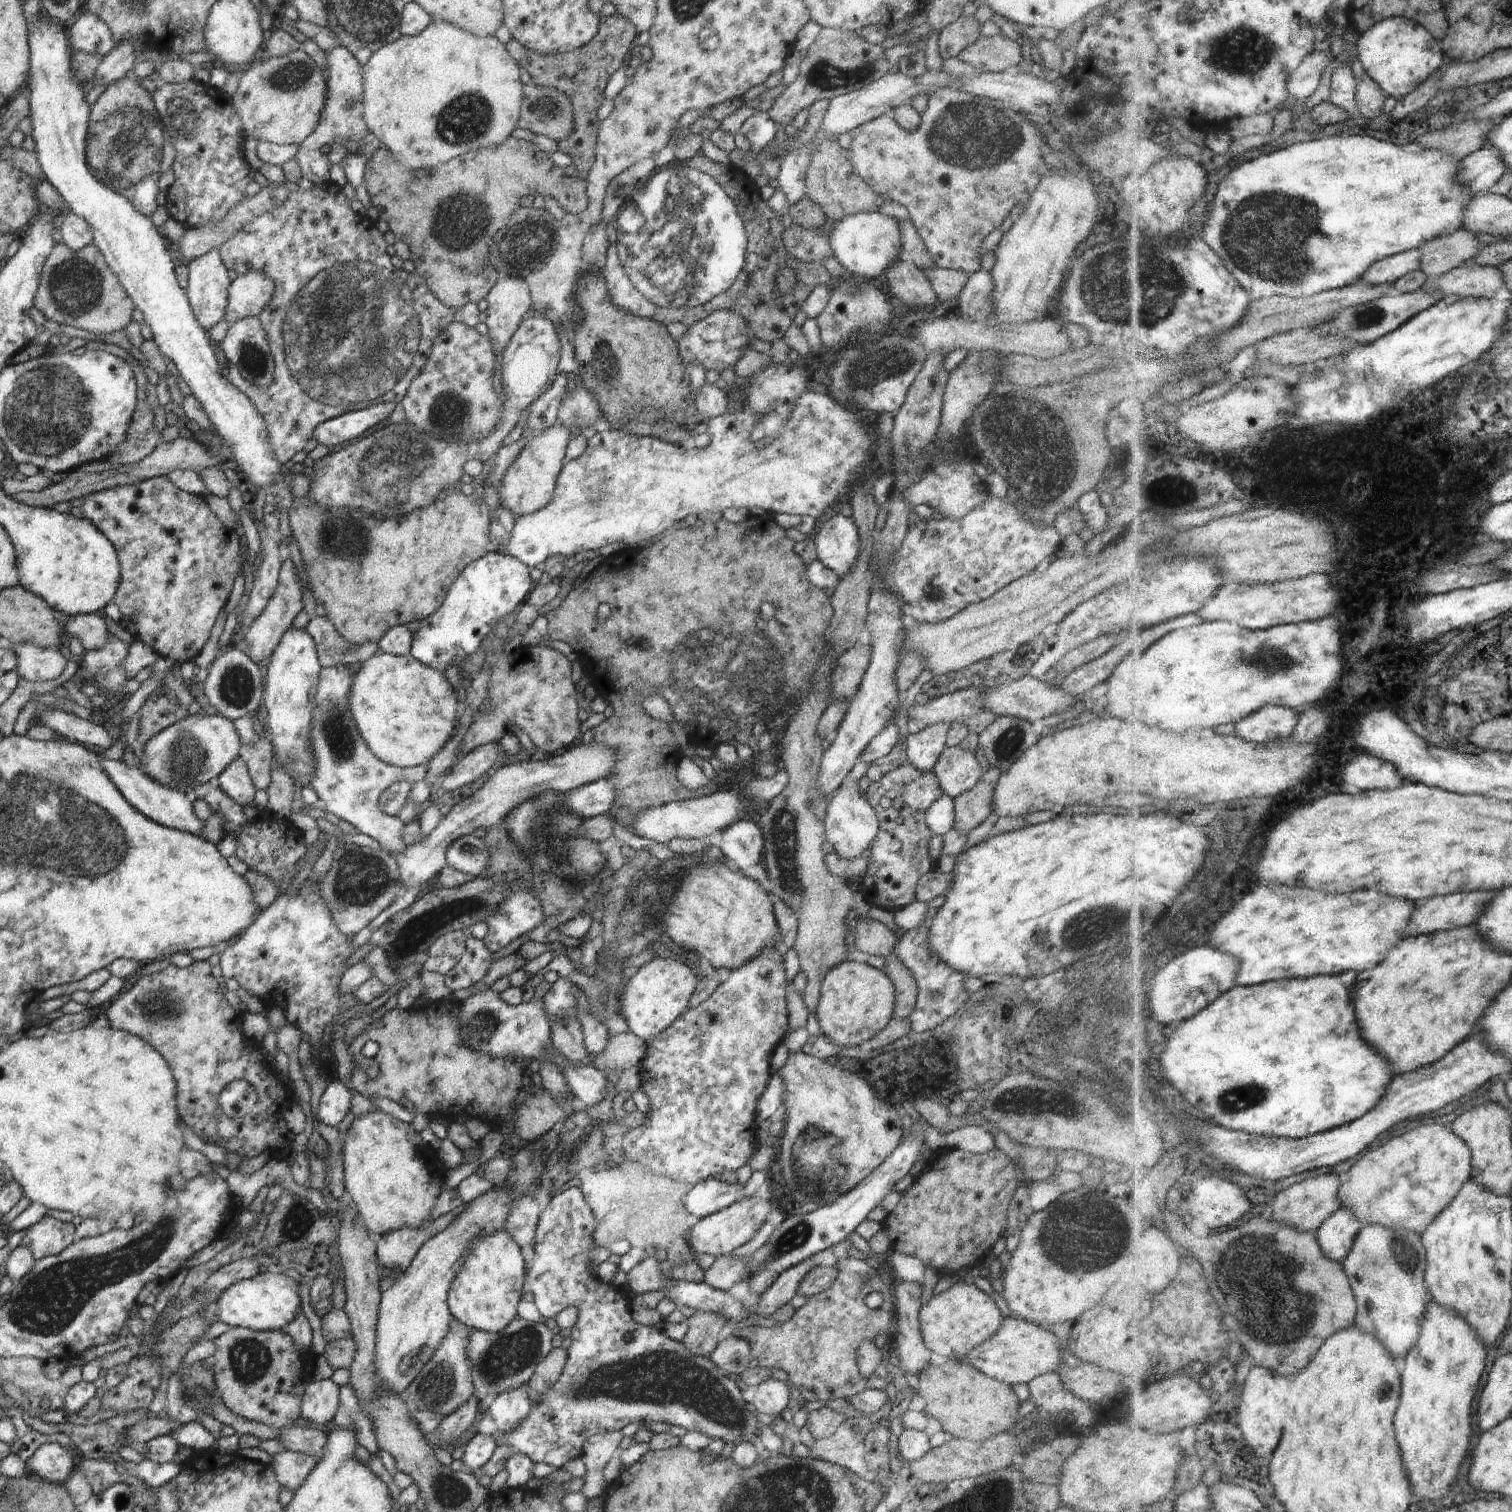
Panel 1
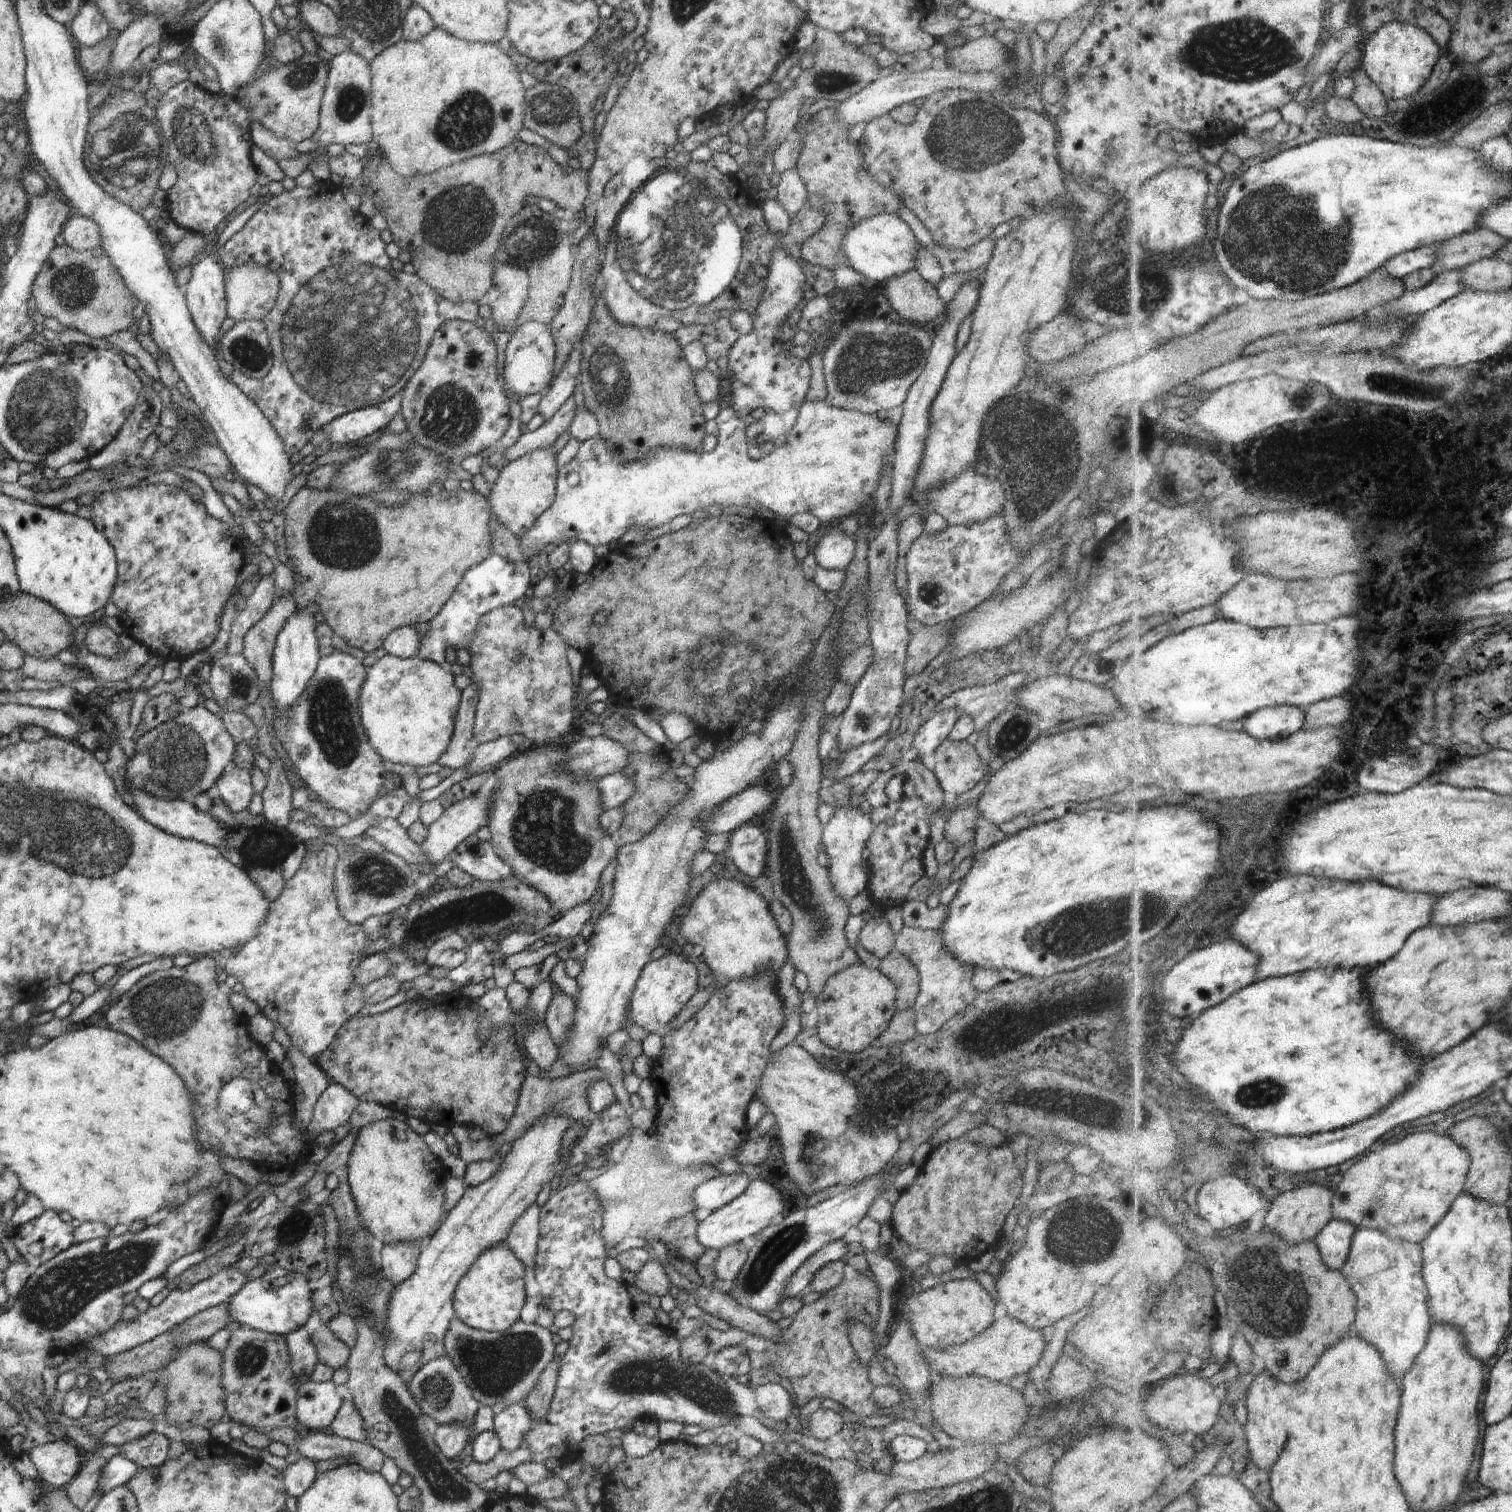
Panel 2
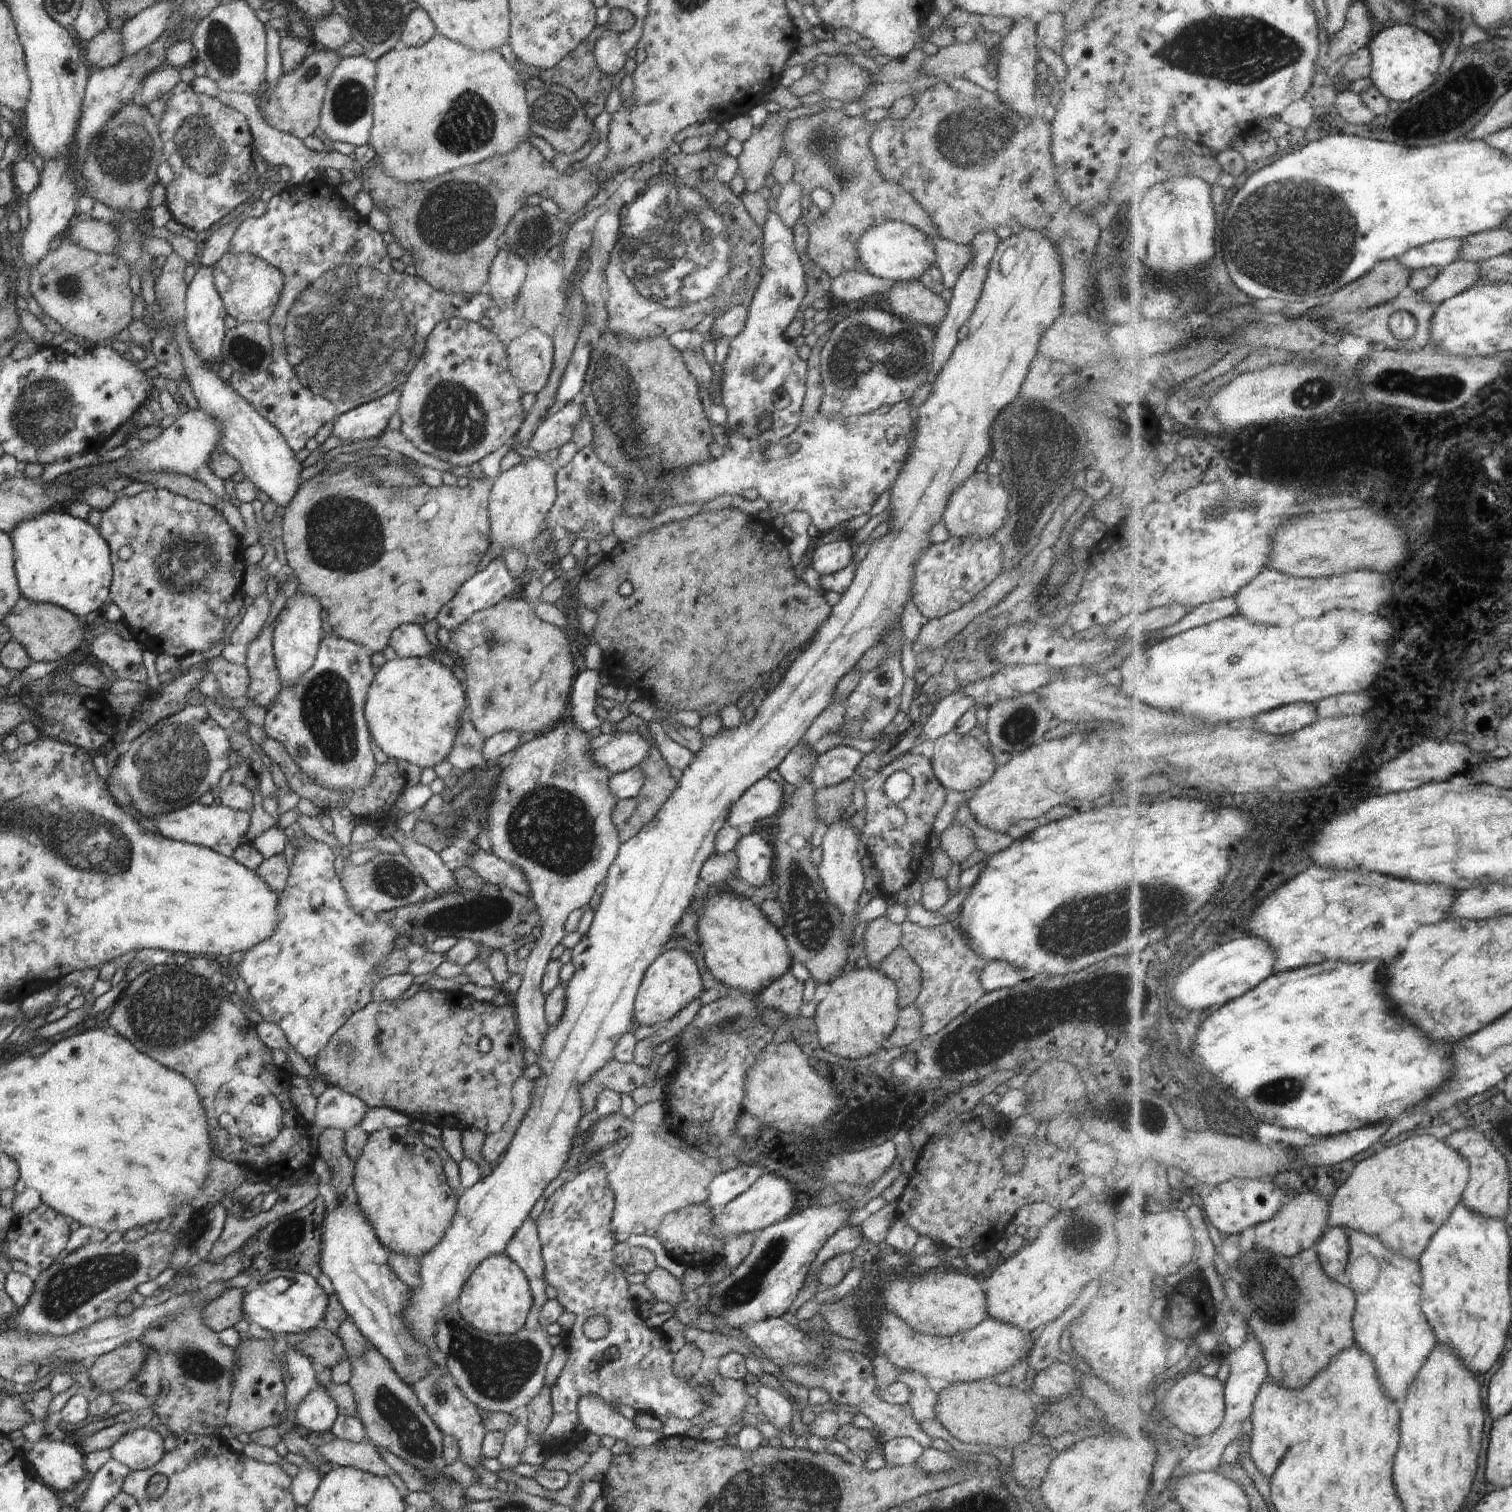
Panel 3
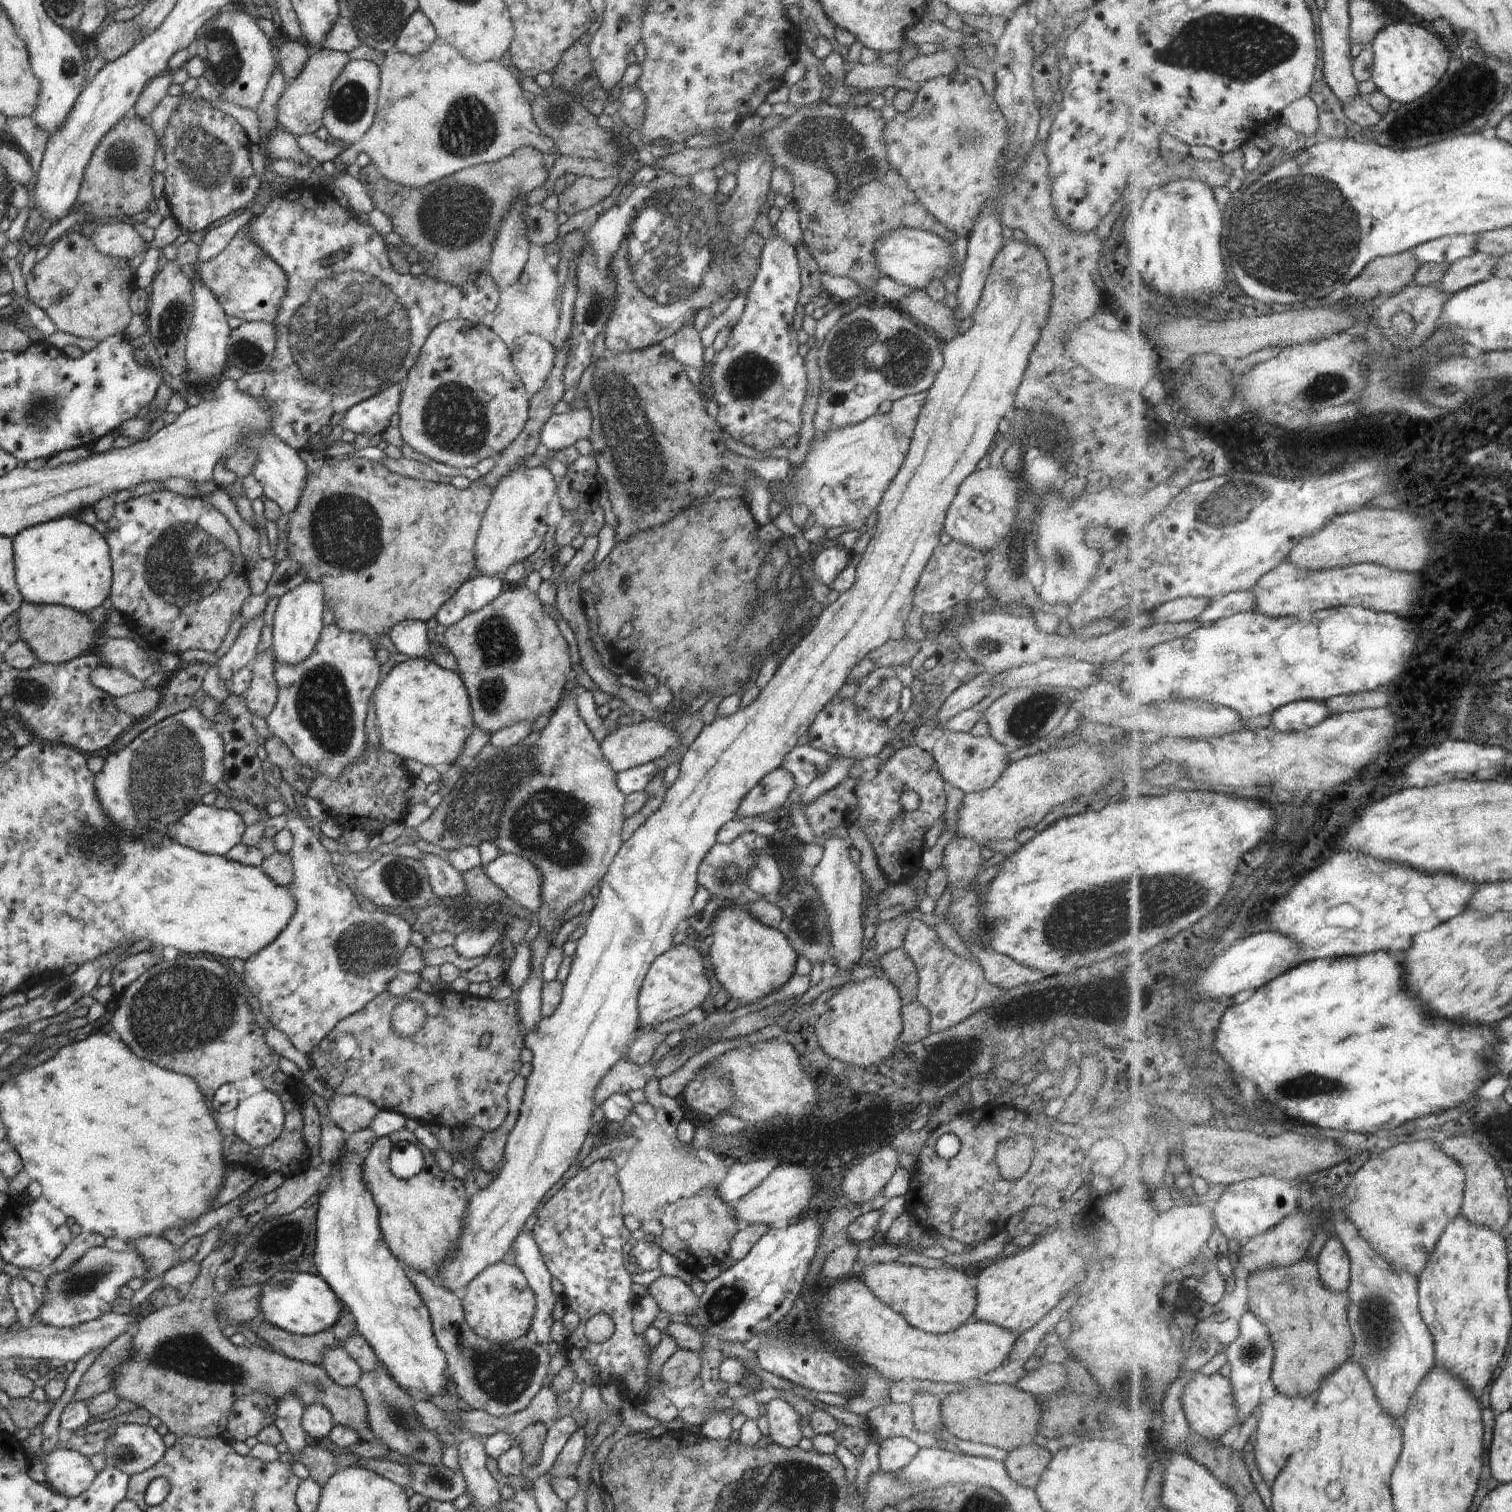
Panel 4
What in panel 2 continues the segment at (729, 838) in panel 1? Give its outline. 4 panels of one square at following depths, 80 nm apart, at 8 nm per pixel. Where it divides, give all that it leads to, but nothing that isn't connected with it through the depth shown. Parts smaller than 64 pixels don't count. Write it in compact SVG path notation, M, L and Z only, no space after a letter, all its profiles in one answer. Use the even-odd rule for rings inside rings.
M748 823L732 831L725 852L733 860L736 868L750 878L758 878L766 873L767 838L757 826Z

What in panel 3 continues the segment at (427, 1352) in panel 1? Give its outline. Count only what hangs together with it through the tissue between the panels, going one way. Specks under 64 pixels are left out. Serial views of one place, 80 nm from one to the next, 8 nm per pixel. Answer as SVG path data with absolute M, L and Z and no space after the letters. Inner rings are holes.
M1024 229L1021 234L1012 235L1010 238L998 243L998 248L996 249L996 252L994 253L989 266L987 279L983 284L982 294L976 303L976 308L974 309L972 316L965 322L965 325L968 326L968 335L956 343L955 349L951 352L951 357L948 358L948 360L944 363L944 366L935 376L935 379L931 384L929 395L925 396L923 403L918 407L916 414L917 429L915 430L915 437L913 438L913 443L911 444L909 457L905 458L904 466L900 469L899 475L896 477L895 482L889 489L890 504L887 507L887 510L888 514L890 514L890 517L888 518L887 522L890 525L890 530L884 534L884 536L881 536L871 542L866 557L859 564L857 564L855 575L853 576L853 581L848 587L848 590L841 594L840 601L832 607L832 610L830 611L828 618L825 620L825 623L820 625L819 631L813 636L813 639L808 643L806 649L802 650L802 653L796 657L796 660L792 661L792 664L790 664L784 676L776 685L776 688L773 688L767 692L767 695L763 698L760 707L757 709L756 714L752 720L748 721L743 718L739 726L735 728L729 729L728 727L722 726L716 735L704 737L702 747L700 750L698 750L698 752L693 753L690 764L688 764L686 768L683 768L682 776L680 780L678 780L676 788L663 802L660 810L658 810L658 812L656 812L656 814L652 817L652 820L648 822L647 825L644 825L636 835L630 838L630 840L620 843L618 854L616 855L612 866L609 868L609 871L606 873L605 890L601 894L600 903L595 909L592 923L590 924L588 931L582 935L580 941L572 949L571 962L574 964L574 968L576 968L576 970L574 970L572 979L565 984L565 993L567 999L564 1012L555 1025L547 1024L547 1031L543 1036L539 1051L537 1052L537 1063L538 1066L540 1066L541 1074L533 1080L534 1086L533 1091L531 1092L530 1106L526 1109L526 1112L522 1117L522 1121L520 1121L520 1124L516 1127L517 1131L514 1133L508 1148L502 1154L500 1161L493 1166L492 1172L486 1178L479 1180L476 1184L473 1184L468 1191L461 1191L460 1198L458 1199L456 1205L455 1215L453 1216L448 1230L445 1232L444 1238L436 1246L434 1246L430 1252L427 1252L419 1260L421 1266L421 1287L418 1290L410 1289L411 1298L409 1299L409 1304L403 1309L403 1319L405 1320L409 1331L412 1331L415 1334L417 1341L420 1341L429 1350L431 1359L439 1367L445 1366L445 1358L444 1355L440 1352L440 1349L437 1347L437 1344L434 1340L436 1323L444 1316L444 1313L454 1303L457 1302L458 1295L460 1294L464 1283L474 1272L474 1269L489 1256L504 1254L508 1241L512 1238L512 1236L514 1236L514 1233L522 1226L522 1224L524 1224L524 1221L529 1218L530 1210L532 1210L534 1204L540 1200L541 1196L545 1197L544 1191L548 1188L548 1185L563 1171L563 1168L569 1159L569 1155L571 1154L571 1150L573 1149L573 1142L576 1140L574 1135L576 1132L578 1132L580 1119L584 1115L583 1102L581 1101L580 1096L581 1086L585 1082L588 1082L594 1076L595 1072L598 1072L600 1069L604 1068L611 1062L613 1059L612 1054L614 1052L614 1047L616 1044L618 1044L618 1042L620 1042L620 1038L622 1038L622 1036L624 1036L624 1034L627 1032L634 1030L634 1001L640 983L644 978L644 973L648 970L648 967L650 964L652 964L652 961L660 954L660 952L662 952L662 948L664 948L666 942L668 942L668 940L674 936L672 928L676 927L680 921L680 918L682 918L682 914L684 914L686 908L690 906L692 900L695 898L695 894L698 889L697 884L700 869L702 868L704 861L712 853L715 852L714 840L716 838L716 834L718 834L718 831L724 826L724 824L726 824L729 817L729 812L731 811L733 804L753 784L756 784L764 777L768 777L768 774L770 774L772 770L776 770L778 766L780 766L780 763L782 760L784 760L784 757L792 749L798 746L798 742L800 742L800 739L804 736L804 734L806 734L806 730L810 728L812 722L814 722L814 720L816 720L816 718L818 718L818 716L820 716L820 714L822 714L822 712L824 712L824 710L826 710L826 708L828 708L828 706L833 703L833 697L835 696L837 684L840 682L840 680L842 680L842 677L845 674L848 674L848 672L857 666L861 656L864 656L868 650L874 648L877 644L882 643L883 637L891 629L896 629L901 624L902 613L904 612L906 604L908 604L911 600L913 593L912 589L913 580L915 577L914 568L916 561L918 561L921 557L923 549L932 544L930 535L937 533L937 527L940 526L942 523L941 521L944 521L945 508L948 504L948 501L950 500L950 497L953 495L953 492L969 476L972 476L972 474L976 472L976 467L978 464L980 464L980 462L987 460L986 456L991 449L991 426L996 420L997 414L1003 408L1006 408L1010 403L1014 402L1016 398L1018 398L1030 363L1038 353L1039 343L1041 342L1042 335L1044 332L1046 332L1046 330L1048 330L1048 328L1050 328L1050 325L1061 314L1063 299L1062 267L1063 266L1060 262L1057 250L1055 249L1053 242L1050 239L1044 237L1041 233L1033 231L1032 229Z

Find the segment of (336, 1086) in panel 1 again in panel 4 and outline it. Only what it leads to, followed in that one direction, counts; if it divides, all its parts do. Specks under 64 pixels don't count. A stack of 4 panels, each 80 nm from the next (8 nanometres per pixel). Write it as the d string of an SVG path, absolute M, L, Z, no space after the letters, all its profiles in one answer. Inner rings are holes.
M333 1092L326 1100L328 1114L332 1122L338 1126L345 1134L350 1135L353 1132L367 1129L380 1109L372 1105L368 1100L354 1095L342 1095Z

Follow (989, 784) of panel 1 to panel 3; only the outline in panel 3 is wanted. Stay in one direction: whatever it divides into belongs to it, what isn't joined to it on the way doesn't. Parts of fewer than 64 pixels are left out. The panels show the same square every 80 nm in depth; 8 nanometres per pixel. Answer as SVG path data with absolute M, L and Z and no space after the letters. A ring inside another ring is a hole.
M951 824L940 836L940 847L948 855L951 860L951 864L961 865L966 858L970 857L970 854L977 849L975 834L968 827L964 825Z

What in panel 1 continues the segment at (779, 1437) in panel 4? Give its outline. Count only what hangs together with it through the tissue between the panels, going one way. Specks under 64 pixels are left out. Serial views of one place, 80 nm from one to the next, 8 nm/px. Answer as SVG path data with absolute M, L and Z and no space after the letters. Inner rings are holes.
M770 1377L761 1382L755 1390L754 1404L758 1413L772 1417L787 1416L790 1386Z

